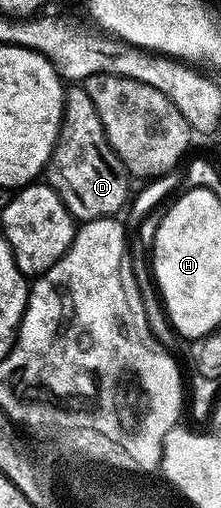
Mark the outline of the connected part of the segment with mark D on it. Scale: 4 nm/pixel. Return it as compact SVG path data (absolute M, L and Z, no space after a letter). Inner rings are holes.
M73 85L65 92L65 112L57 144L49 158L47 182L55 189L55 193L59 193L63 205L67 205L77 221L116 216L124 212L130 202L131 176L107 141L103 121L99 121L99 113L95 109L95 101L91 101L84 86Z

